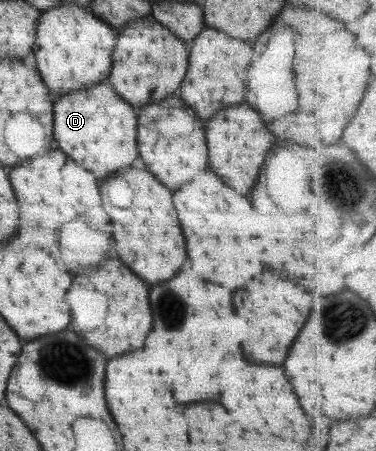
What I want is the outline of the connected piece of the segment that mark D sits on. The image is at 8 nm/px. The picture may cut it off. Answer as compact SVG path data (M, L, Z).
M97 82L85 88L71 90L55 97L53 101L53 143L75 165L85 167L97 179L107 178L111 174L117 174L117 170L123 170L131 166L131 162L138 156L136 144L137 112L127 105L123 99L115 95L115 91L106 82Z

